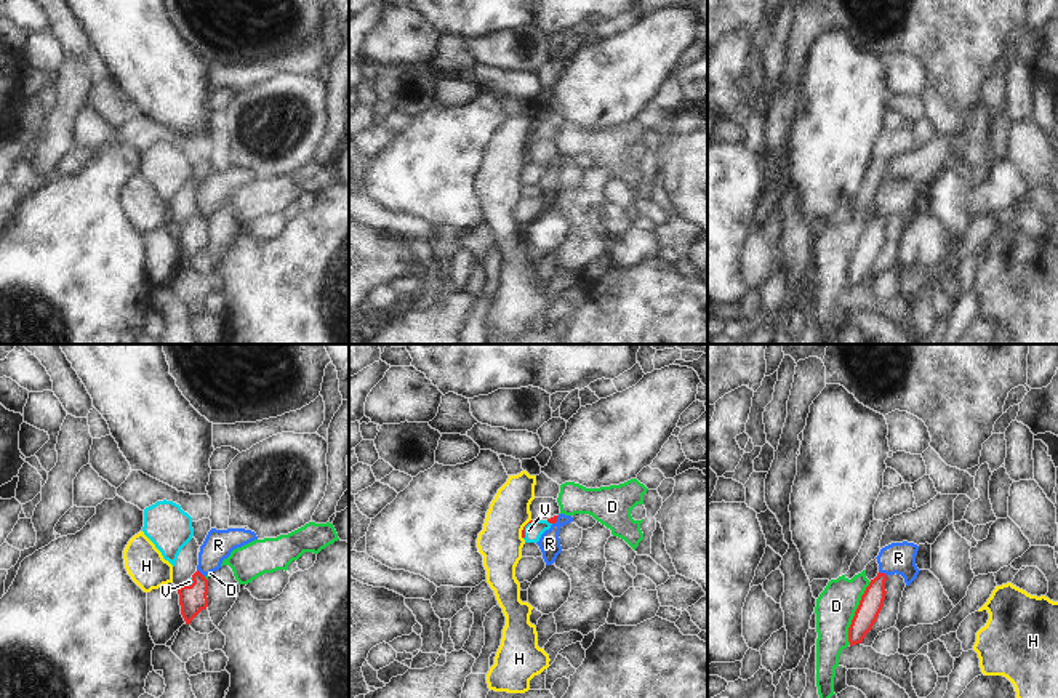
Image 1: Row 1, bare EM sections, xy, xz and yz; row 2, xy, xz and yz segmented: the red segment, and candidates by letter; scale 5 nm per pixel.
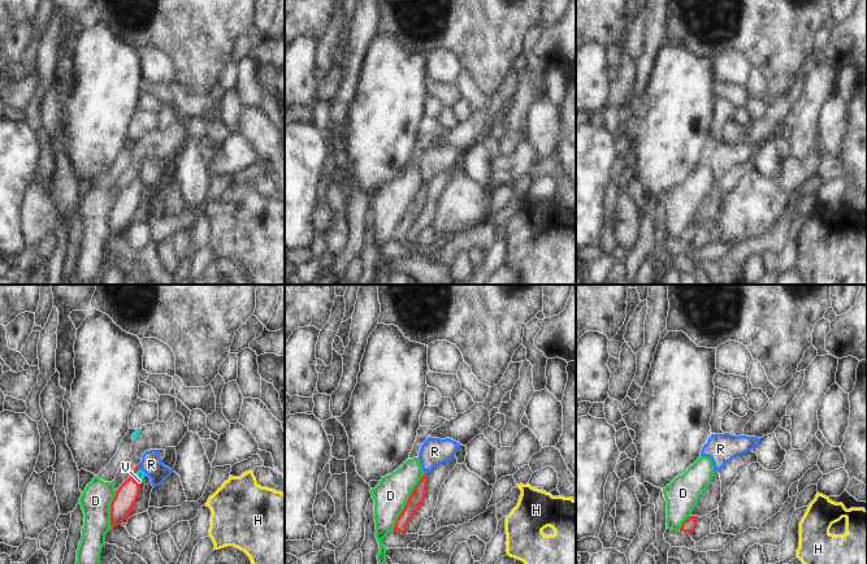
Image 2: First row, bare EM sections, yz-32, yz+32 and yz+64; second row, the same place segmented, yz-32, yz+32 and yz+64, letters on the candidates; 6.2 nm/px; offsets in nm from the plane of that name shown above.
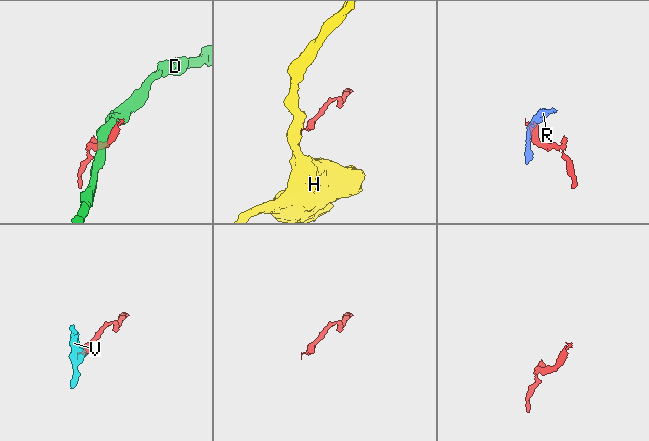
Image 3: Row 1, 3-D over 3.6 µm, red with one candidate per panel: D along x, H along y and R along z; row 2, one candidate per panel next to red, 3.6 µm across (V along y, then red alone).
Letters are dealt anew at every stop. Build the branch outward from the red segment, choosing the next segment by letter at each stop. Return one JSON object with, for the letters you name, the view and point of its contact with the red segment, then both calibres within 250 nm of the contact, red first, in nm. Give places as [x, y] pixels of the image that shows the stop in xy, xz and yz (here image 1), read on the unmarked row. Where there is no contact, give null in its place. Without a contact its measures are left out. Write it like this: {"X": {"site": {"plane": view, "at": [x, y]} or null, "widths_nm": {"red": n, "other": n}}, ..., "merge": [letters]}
{"V": {"site": {"plane": "xz", "at": [524, 170]}, "widths_nm": {"red": 20, "other": 90}}, "merge": ["V"]}

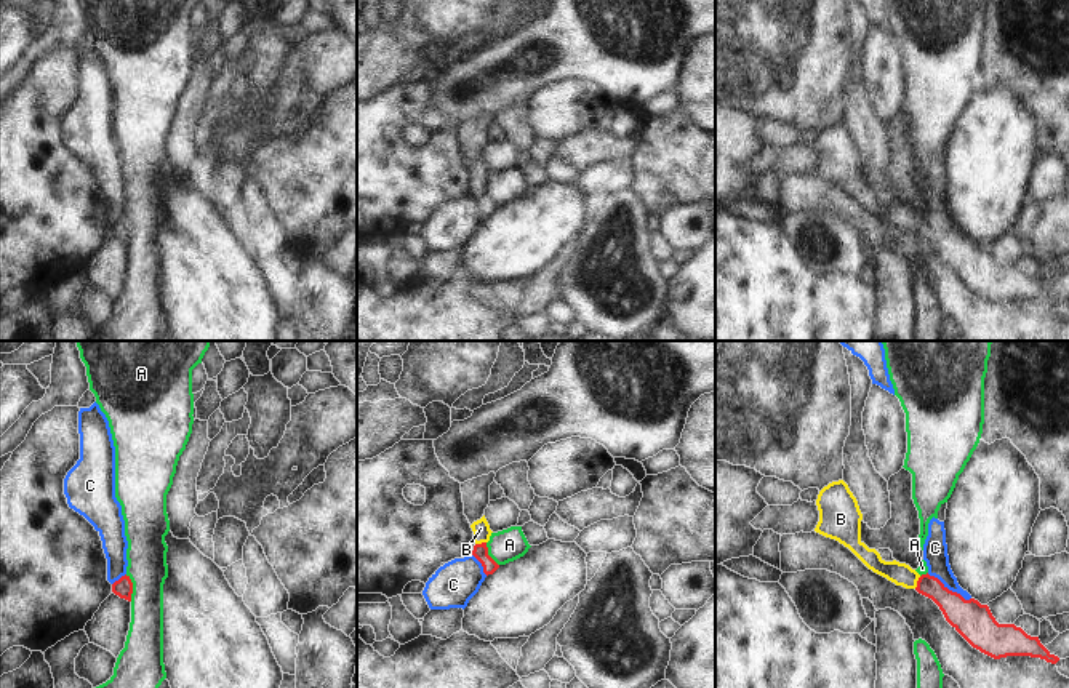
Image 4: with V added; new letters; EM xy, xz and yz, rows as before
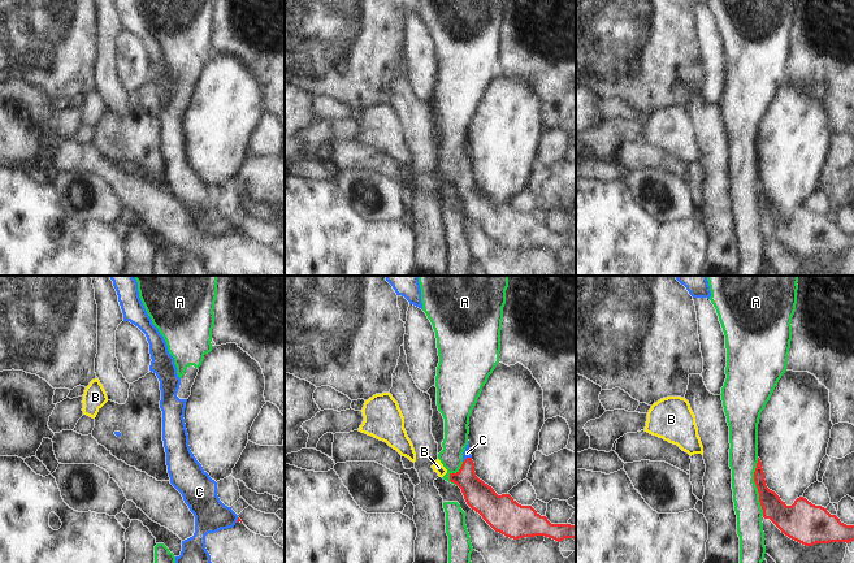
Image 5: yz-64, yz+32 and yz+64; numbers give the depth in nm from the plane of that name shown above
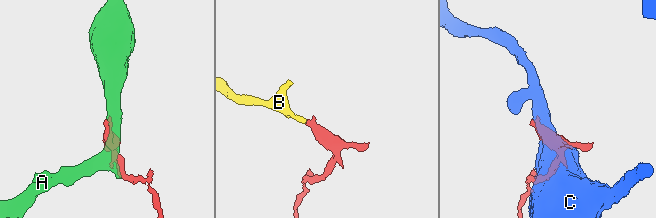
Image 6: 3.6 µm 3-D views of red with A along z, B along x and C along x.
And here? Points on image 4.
{"B": {"site": {"plane": "yz", "at": [917, 224]}, "widths_nm": {"red": 140, "other": 110}}, "merge": ["B"]}

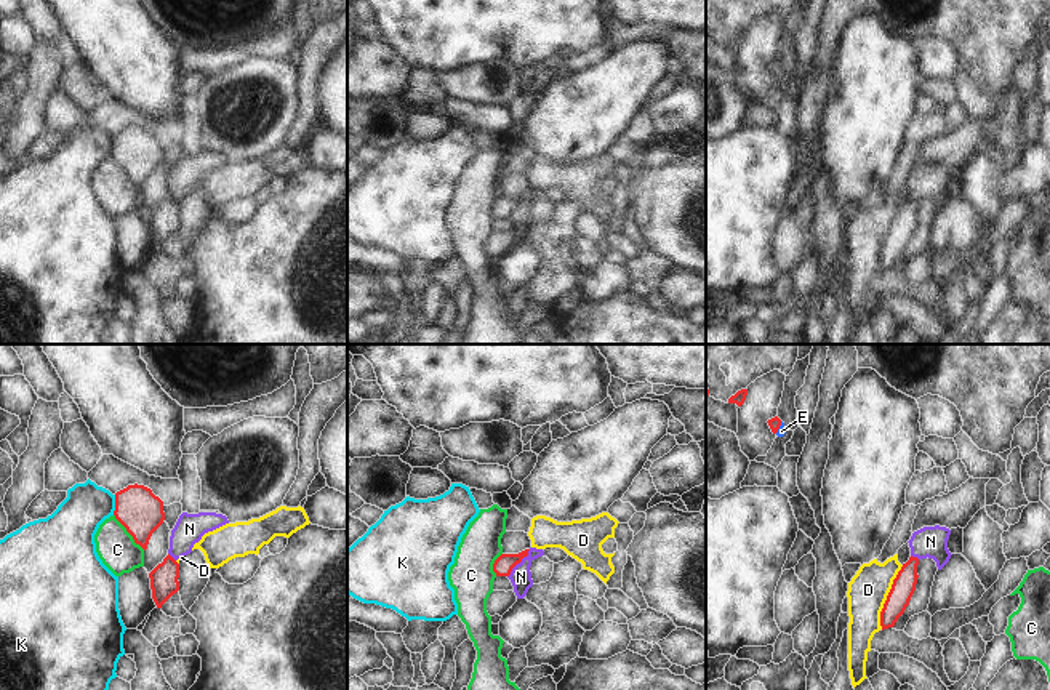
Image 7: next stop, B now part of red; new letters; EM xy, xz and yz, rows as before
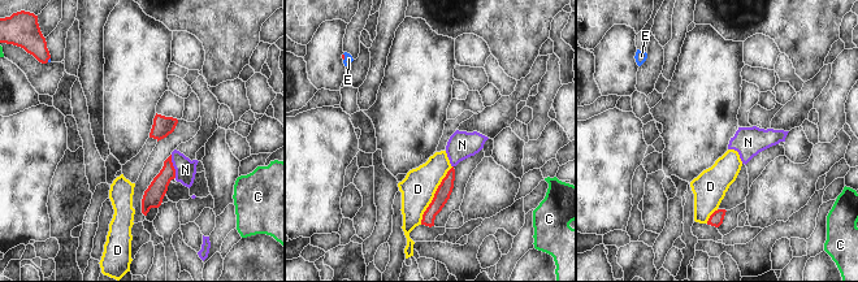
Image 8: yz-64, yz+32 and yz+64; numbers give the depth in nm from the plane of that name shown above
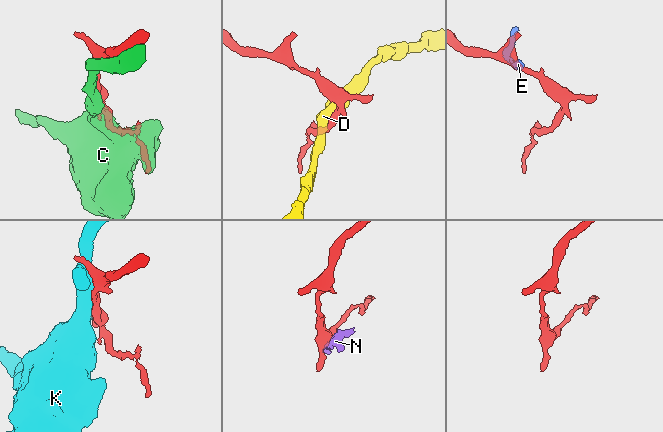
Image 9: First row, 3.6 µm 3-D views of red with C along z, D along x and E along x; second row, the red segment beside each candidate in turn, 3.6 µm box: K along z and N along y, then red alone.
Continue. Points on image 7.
{"E": {"site": {"plane": "yz", "at": [778, 69]}, "widths_nm": {"red": 60, "other": 50}}, "merge": ["E"]}

